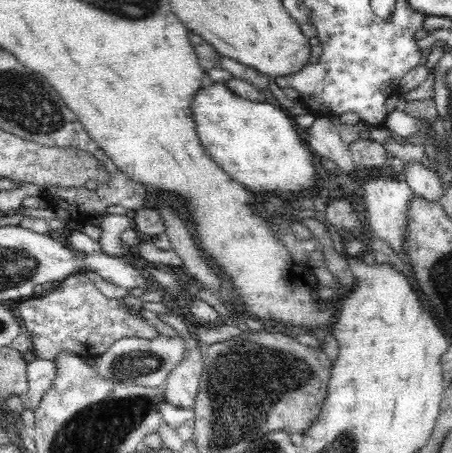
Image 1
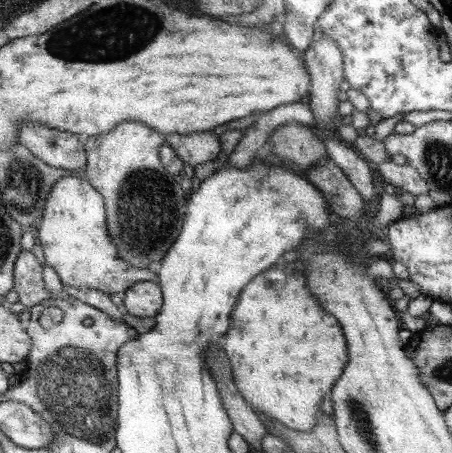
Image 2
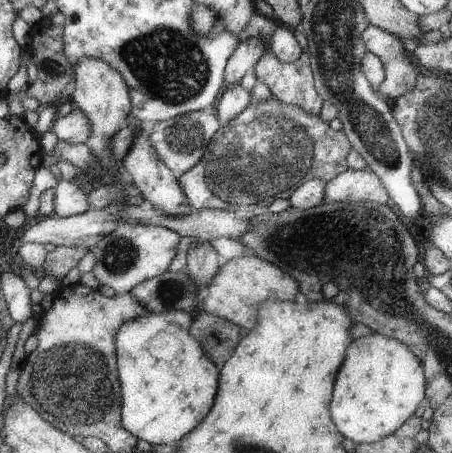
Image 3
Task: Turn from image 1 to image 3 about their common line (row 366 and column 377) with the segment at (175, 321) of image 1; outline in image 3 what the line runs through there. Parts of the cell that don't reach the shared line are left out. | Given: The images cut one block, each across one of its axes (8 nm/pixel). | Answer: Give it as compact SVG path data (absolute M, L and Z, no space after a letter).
M367 168L367 170L345 170L337 178L325 182L323 188L323 204L339 202L339 204L357 204L357 202L371 202L381 206L393 206L389 200L381 180Z

